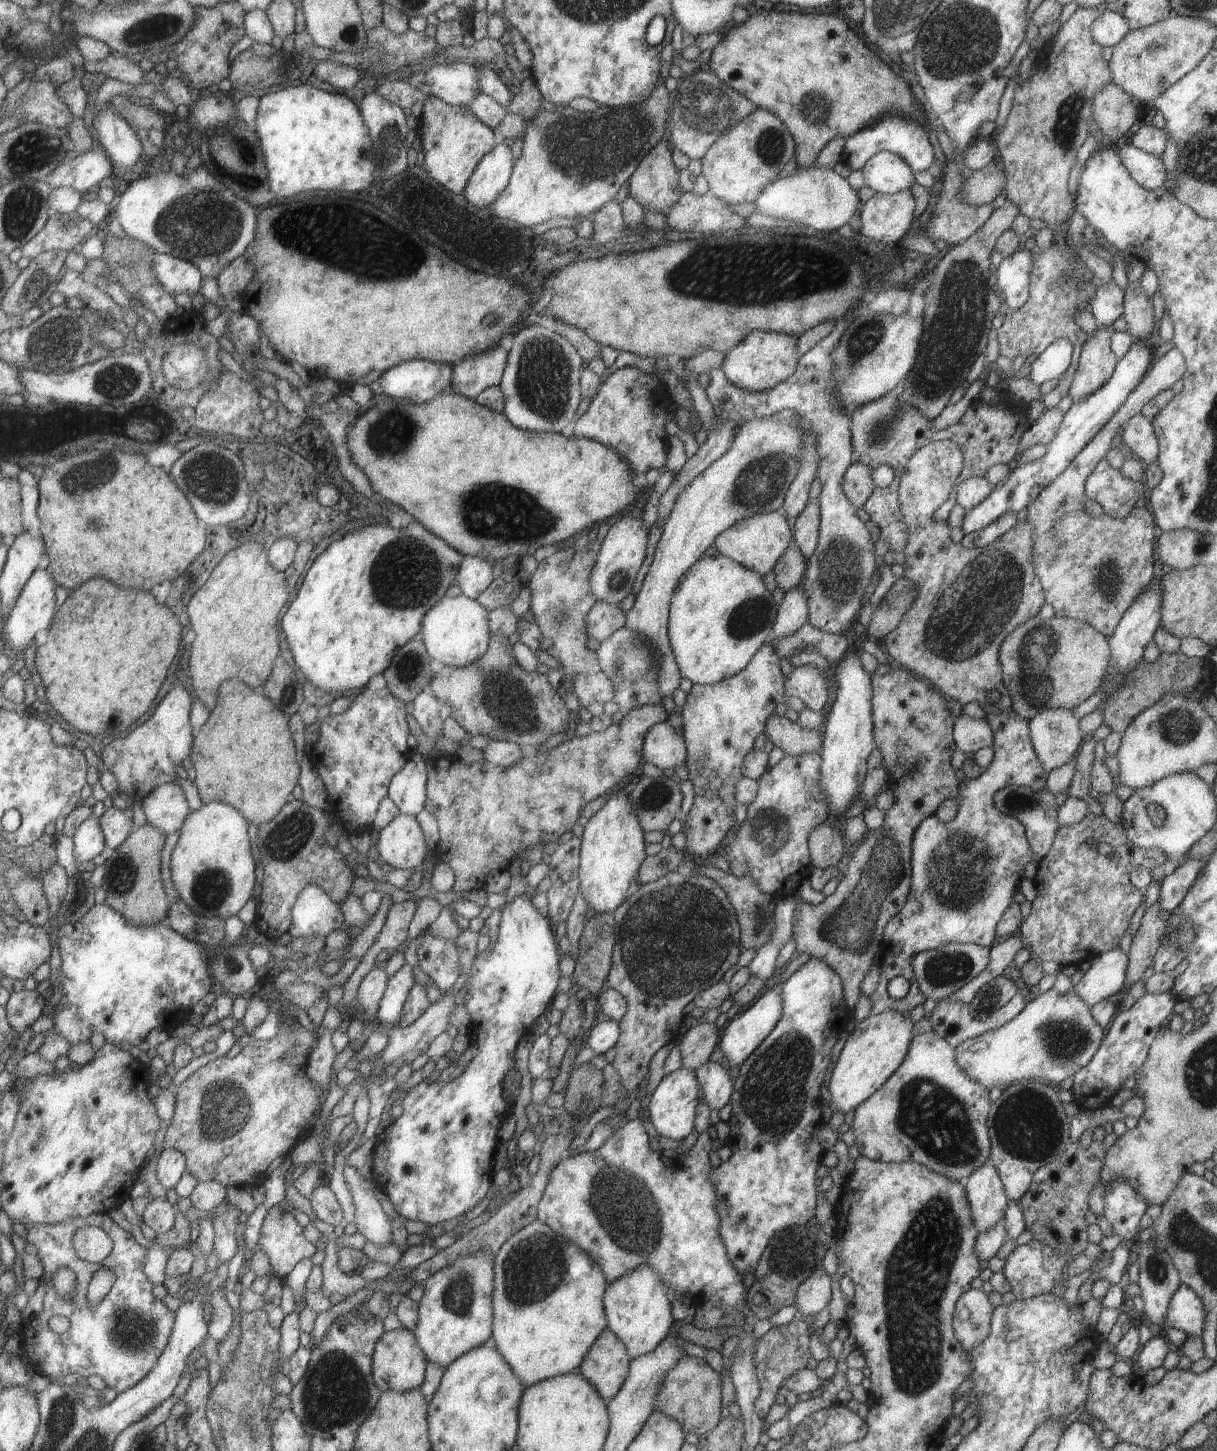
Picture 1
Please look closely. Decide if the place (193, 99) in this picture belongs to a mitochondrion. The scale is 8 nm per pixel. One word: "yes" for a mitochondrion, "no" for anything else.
no

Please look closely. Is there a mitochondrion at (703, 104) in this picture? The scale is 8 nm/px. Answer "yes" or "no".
yes

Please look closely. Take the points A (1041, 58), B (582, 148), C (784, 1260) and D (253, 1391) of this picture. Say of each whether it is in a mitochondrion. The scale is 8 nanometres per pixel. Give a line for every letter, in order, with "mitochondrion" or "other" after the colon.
A: other
B: mitochondrion
C: mitochondrion
D: mitochondrion

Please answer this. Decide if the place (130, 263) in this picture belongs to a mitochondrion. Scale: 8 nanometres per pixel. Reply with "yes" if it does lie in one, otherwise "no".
yes

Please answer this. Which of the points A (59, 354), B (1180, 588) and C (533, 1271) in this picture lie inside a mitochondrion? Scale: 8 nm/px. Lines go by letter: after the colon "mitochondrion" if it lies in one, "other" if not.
A: mitochondrion
B: other
C: mitochondrion

